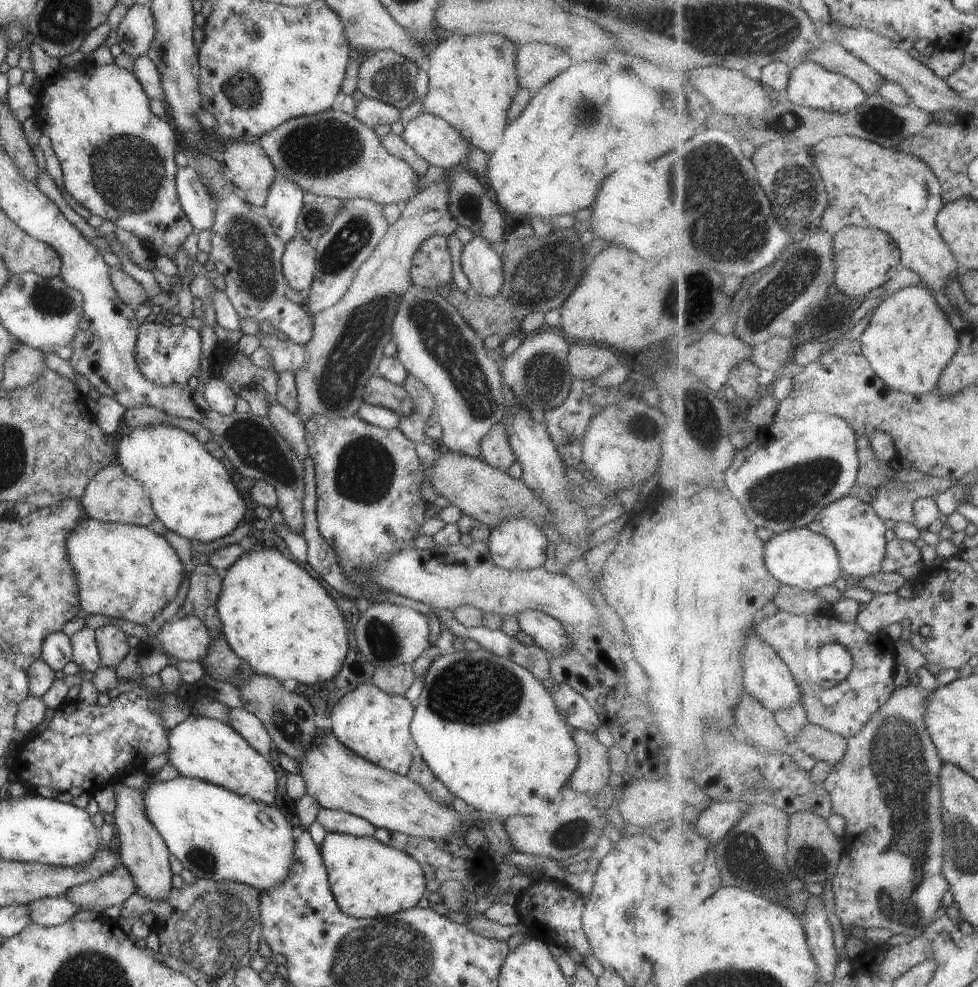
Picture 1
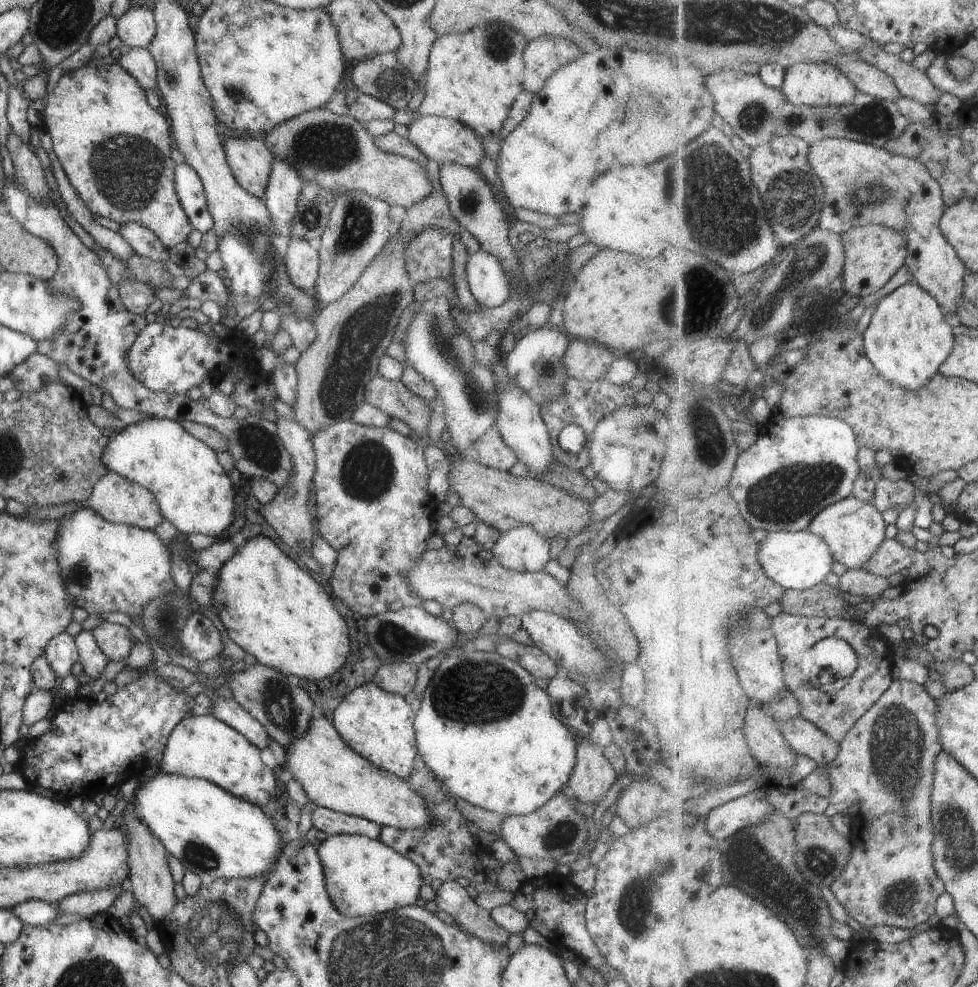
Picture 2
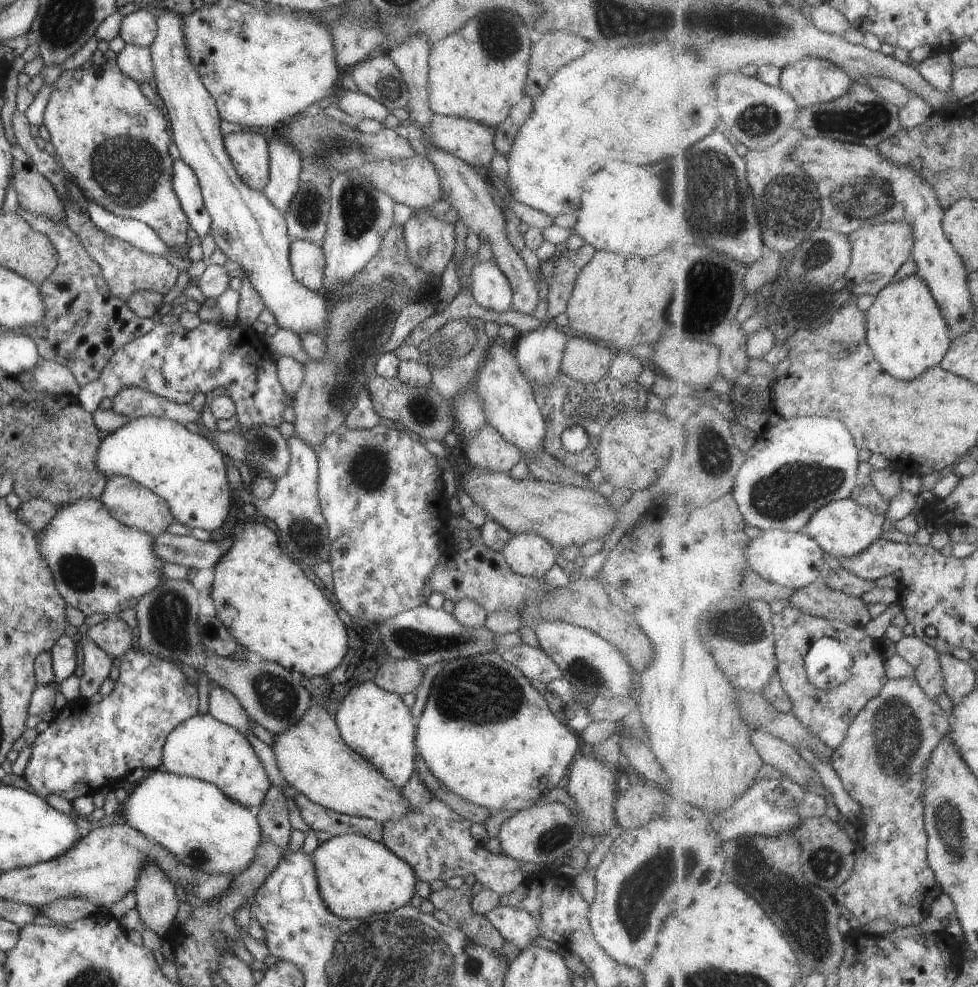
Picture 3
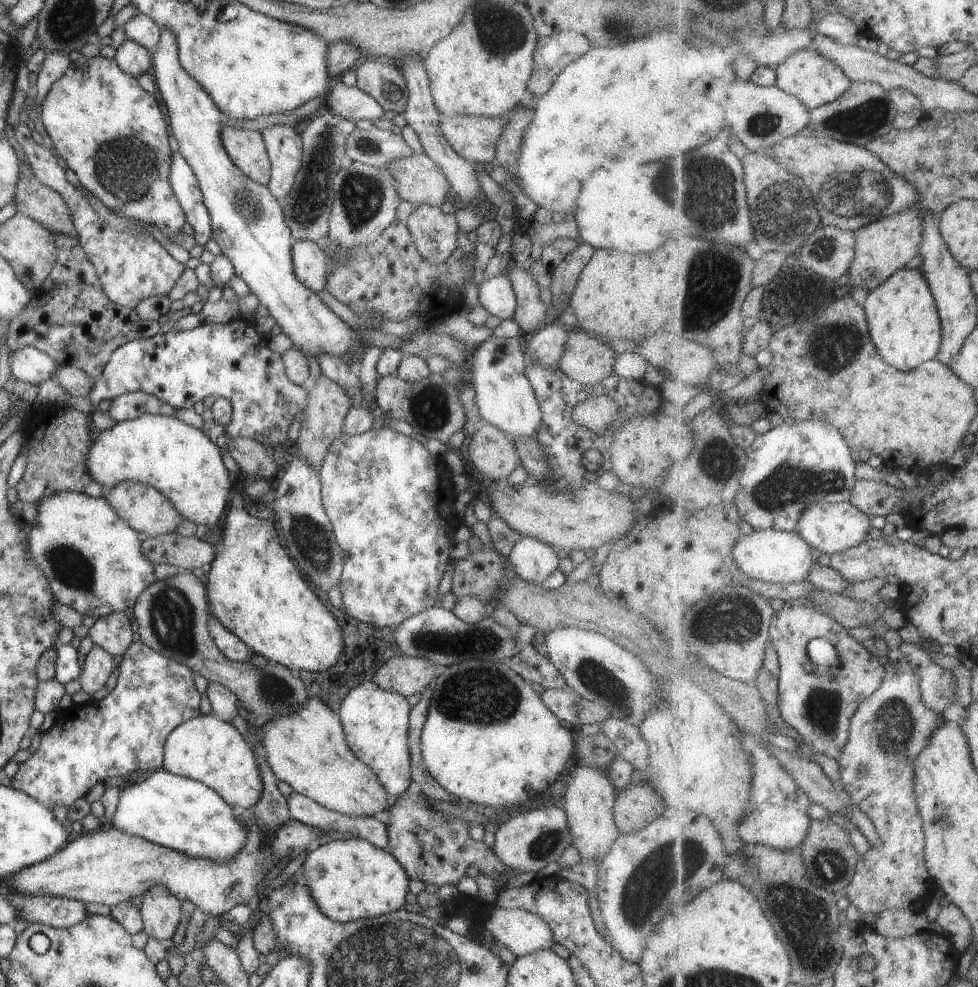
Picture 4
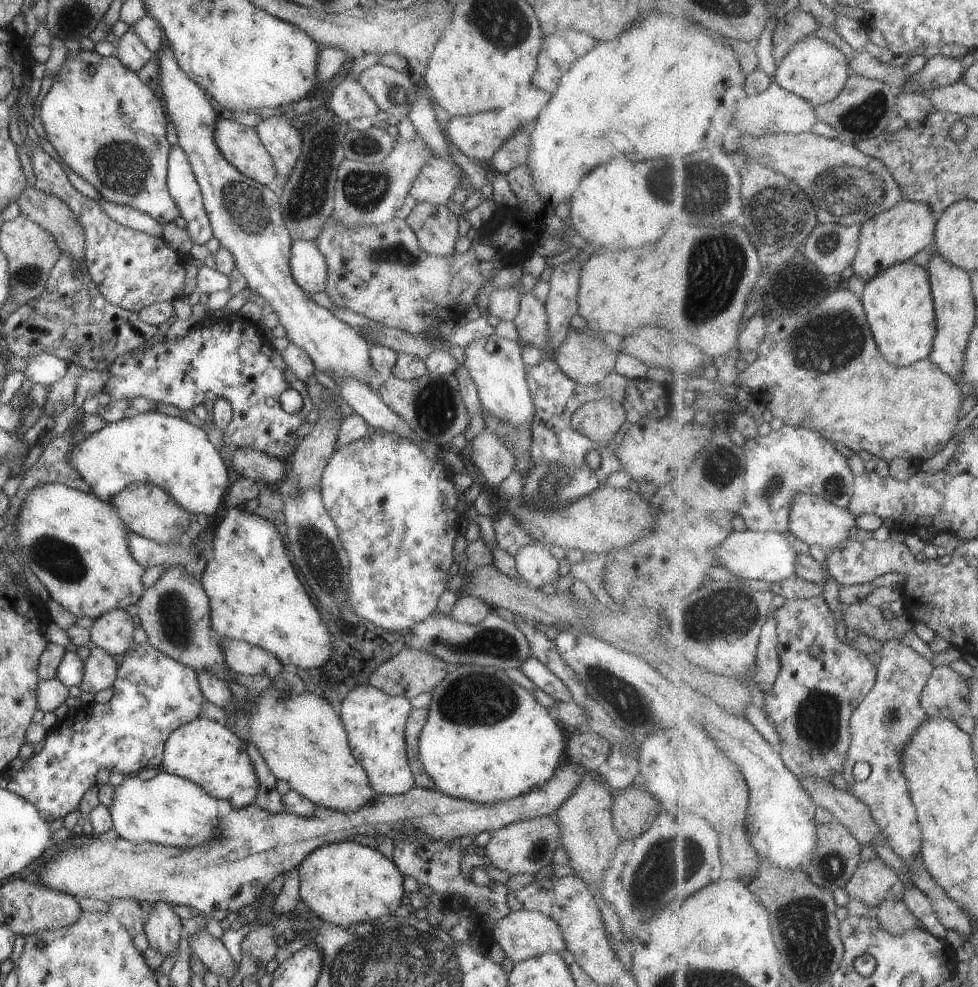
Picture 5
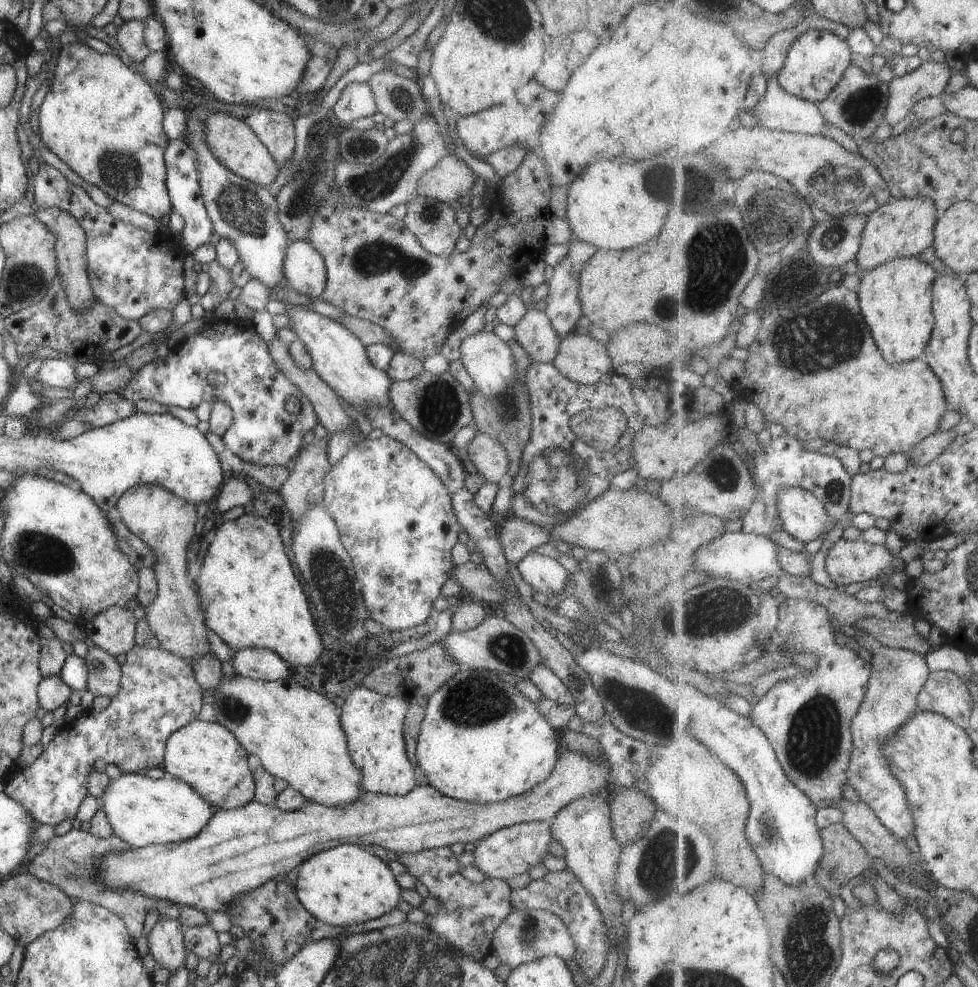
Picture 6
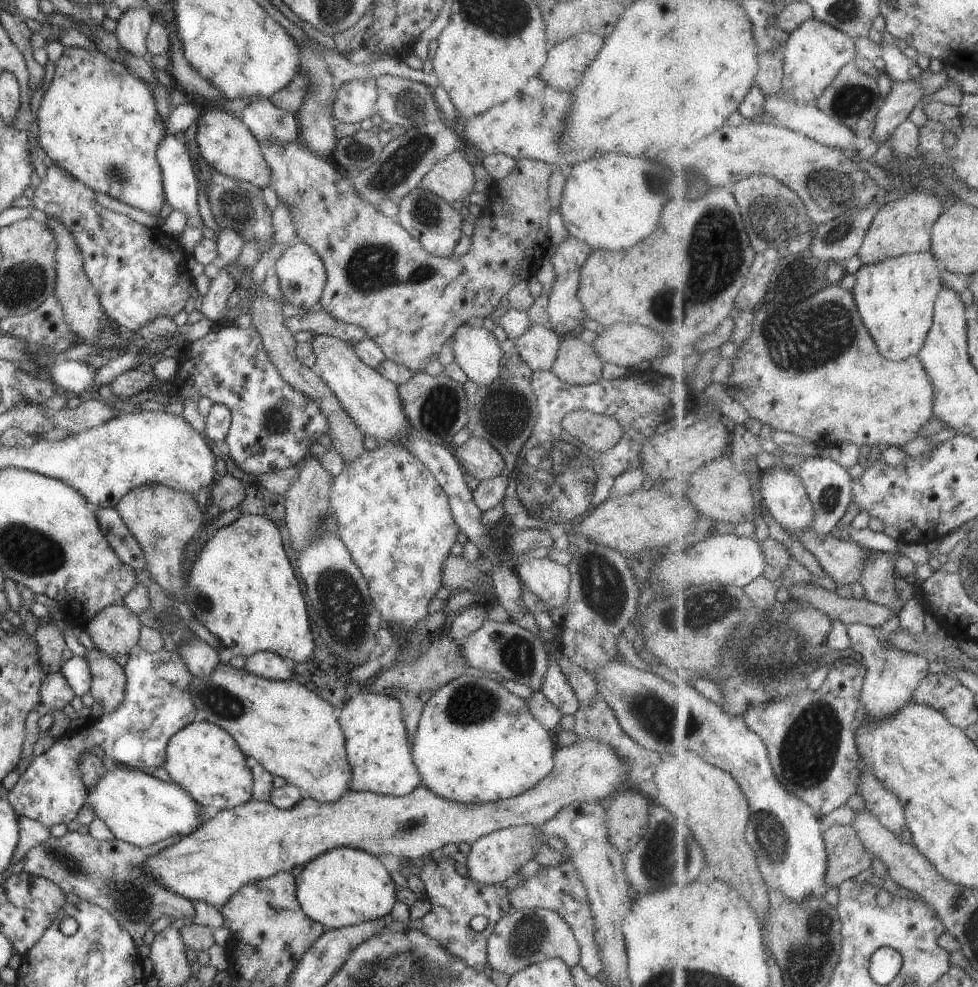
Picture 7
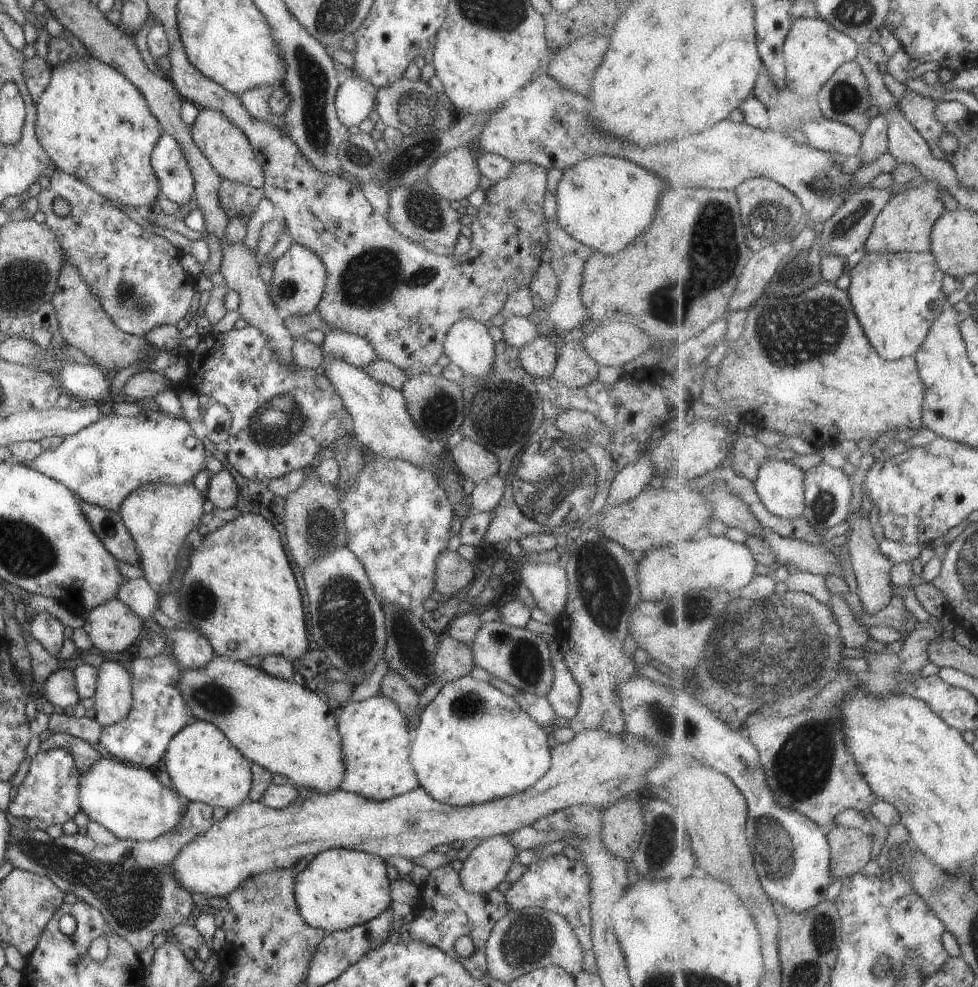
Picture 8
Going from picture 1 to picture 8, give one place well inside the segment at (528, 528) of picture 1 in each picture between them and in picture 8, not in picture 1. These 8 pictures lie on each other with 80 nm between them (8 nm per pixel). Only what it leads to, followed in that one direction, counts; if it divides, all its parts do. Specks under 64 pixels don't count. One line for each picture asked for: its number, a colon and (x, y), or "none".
2: (521, 549)
3: (529, 555)
4: (531, 560)
5: (533, 563)
6: (545, 575)
7: (545, 579)
8: (547, 583)

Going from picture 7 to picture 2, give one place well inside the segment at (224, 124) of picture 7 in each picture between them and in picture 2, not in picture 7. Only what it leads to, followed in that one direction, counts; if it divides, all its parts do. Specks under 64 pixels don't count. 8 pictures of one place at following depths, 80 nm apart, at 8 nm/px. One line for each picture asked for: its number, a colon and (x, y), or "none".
2: (249, 159)
3: (247, 150)
4: (245, 149)
5: (240, 145)
6: (231, 141)

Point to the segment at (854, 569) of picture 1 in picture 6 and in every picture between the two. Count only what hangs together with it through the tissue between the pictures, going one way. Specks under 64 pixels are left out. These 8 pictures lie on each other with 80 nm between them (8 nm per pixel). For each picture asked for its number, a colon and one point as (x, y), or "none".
2: (854, 530)
3: (845, 528)
4: (831, 528)
5: (814, 521)
6: (806, 517)

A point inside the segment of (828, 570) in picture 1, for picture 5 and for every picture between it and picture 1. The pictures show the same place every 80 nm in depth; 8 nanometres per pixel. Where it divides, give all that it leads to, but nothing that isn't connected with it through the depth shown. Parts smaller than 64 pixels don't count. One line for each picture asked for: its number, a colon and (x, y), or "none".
2: (800, 560)
3: (795, 560)
4: (772, 556)
5: (751, 555)

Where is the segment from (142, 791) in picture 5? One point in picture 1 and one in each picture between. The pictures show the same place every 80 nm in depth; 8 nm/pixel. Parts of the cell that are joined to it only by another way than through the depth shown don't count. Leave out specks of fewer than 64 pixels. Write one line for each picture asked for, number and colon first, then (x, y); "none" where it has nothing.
1: (215, 834)
2: (213, 834)
3: (192, 819)
4: (175, 812)

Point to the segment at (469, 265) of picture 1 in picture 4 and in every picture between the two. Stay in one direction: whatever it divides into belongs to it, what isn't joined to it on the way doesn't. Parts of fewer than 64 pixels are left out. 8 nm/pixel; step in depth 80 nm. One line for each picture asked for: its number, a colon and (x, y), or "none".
2: (490, 286)
3: (490, 288)
4: (496, 295)

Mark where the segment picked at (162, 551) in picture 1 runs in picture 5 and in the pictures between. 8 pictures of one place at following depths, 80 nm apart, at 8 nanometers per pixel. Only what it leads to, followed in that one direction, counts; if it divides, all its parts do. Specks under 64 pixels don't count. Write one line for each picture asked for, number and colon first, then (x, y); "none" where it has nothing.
2: (105, 567)
3: (98, 565)
4: (91, 559)
5: (71, 543)

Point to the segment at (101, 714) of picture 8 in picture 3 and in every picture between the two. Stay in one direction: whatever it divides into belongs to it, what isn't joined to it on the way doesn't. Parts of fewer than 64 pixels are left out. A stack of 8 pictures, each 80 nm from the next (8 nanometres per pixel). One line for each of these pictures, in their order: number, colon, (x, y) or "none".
3: (95, 666)
4: (98, 664)
5: (99, 670)
6: (103, 671)
7: (107, 683)

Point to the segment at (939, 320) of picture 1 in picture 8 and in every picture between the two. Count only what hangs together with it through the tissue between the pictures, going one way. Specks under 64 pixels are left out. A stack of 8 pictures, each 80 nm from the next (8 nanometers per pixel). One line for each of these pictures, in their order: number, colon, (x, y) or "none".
2: (908, 339)
3: (907, 332)
4: (902, 313)
5: (899, 304)
6: (897, 299)
7: (896, 298)
8: (898, 297)

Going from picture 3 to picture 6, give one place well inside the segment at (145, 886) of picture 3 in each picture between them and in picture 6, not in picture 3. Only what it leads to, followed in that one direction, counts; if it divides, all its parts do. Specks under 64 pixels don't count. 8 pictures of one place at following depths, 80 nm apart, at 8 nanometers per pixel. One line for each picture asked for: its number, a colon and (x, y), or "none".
4: (159, 910)
5: (162, 927)
6: (165, 939)

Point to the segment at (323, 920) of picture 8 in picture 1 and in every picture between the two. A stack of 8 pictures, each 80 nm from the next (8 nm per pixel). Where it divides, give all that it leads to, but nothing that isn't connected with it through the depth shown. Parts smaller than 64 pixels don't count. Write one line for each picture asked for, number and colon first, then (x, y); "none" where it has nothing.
1: (367, 878)
2: (362, 876)
3: (356, 877)
4: (351, 879)
5: (344, 883)
6: (345, 885)
7: (342, 887)

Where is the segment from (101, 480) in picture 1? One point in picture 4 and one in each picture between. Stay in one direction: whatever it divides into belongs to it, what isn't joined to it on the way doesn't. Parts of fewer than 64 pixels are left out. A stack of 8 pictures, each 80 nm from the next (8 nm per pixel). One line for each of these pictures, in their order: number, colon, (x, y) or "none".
2: (115, 498)
3: (135, 506)
4: (145, 510)

